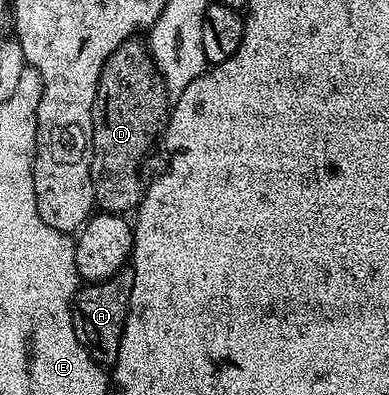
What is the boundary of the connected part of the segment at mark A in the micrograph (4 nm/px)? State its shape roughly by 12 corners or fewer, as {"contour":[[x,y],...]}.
{"contour":[[133,271],[78,289],[76,338],[97,364],[118,360]]}

